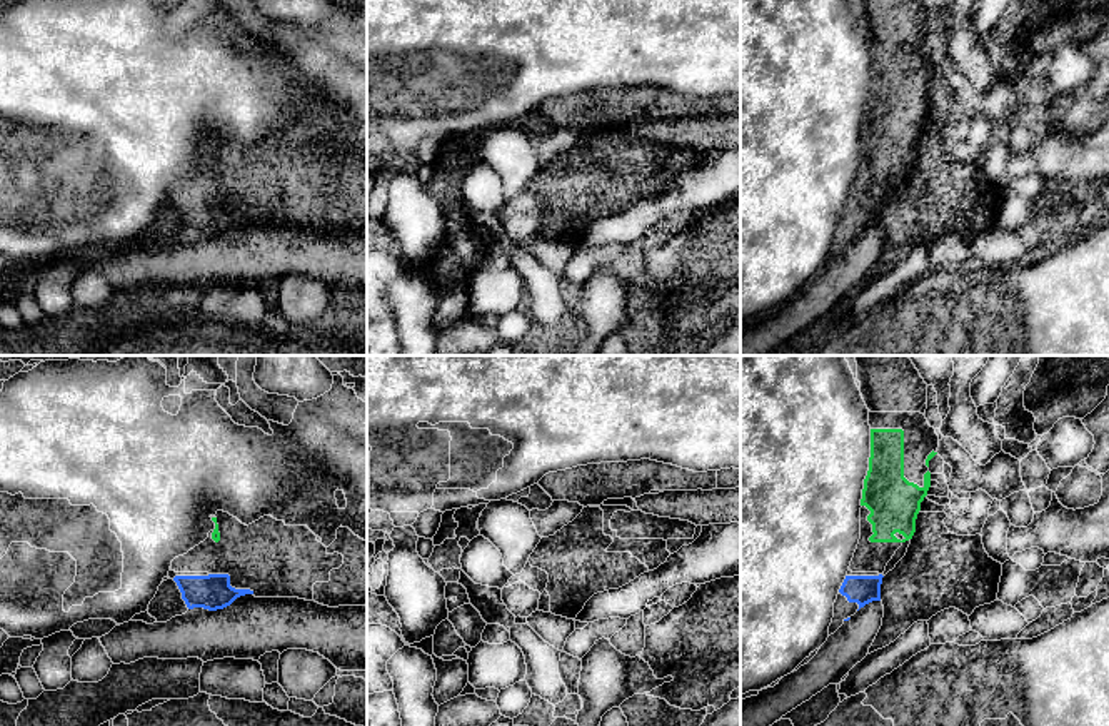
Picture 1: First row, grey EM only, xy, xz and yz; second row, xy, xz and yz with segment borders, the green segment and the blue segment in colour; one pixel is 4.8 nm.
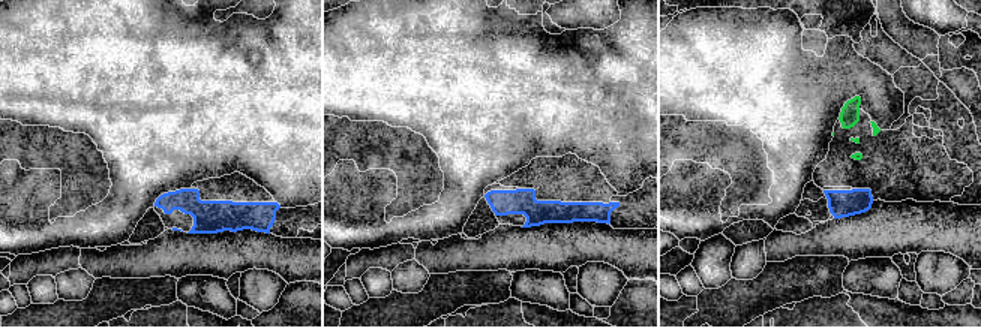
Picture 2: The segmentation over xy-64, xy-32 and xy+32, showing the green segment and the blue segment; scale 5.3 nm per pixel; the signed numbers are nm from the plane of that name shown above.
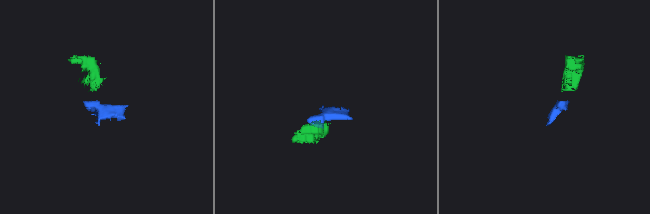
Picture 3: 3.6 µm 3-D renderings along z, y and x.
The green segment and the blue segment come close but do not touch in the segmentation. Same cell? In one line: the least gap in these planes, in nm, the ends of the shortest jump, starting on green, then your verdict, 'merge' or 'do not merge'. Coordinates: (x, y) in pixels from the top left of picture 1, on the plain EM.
160 nm | xy (215, 167), (215, 201) | merge

